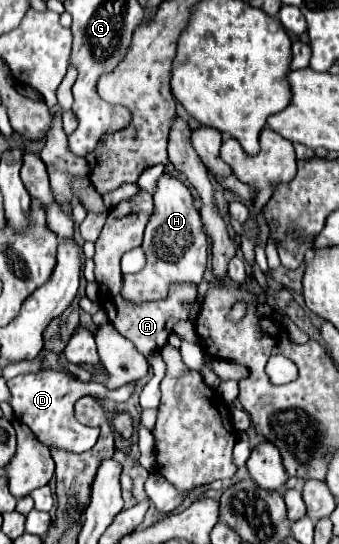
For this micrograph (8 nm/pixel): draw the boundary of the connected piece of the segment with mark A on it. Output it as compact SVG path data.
M138 189L138 193L128 199L120 201L114 209L108 213L108 221L96 241L96 255L94 255L94 275L100 287L100 305L106 309L110 323L134 343L134 347L144 355L150 357L152 353L160 351L162 345L166 345L168 335L172 333L172 327L180 319L188 319L186 309L182 307L184 301L194 301L196 299L196 285L190 283L178 283L170 287L170 293L162 301L142 301L142 305L132 305L132 301L124 301L120 295L122 289L122 273L120 273L120 257L134 249L140 247L144 227L152 215L152 197L148 191Z

